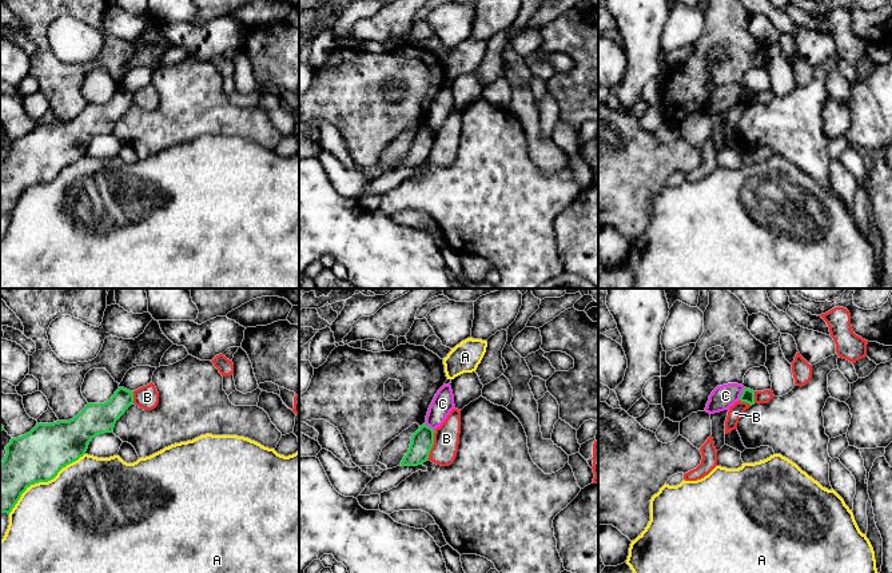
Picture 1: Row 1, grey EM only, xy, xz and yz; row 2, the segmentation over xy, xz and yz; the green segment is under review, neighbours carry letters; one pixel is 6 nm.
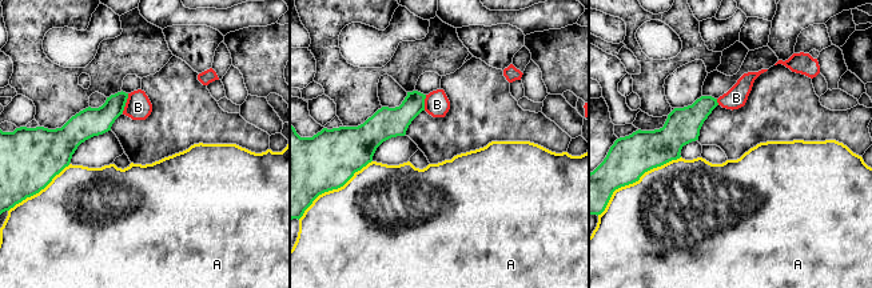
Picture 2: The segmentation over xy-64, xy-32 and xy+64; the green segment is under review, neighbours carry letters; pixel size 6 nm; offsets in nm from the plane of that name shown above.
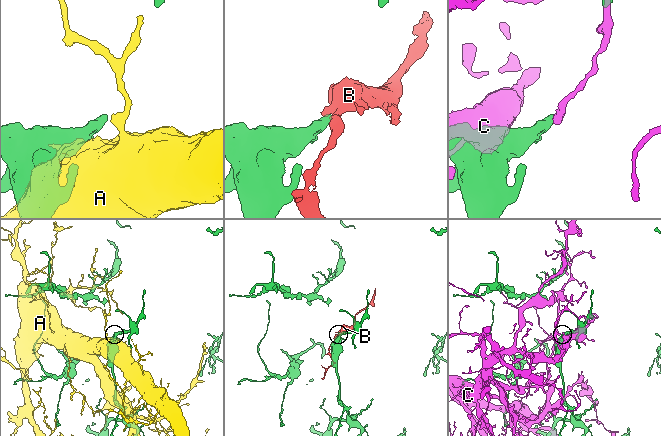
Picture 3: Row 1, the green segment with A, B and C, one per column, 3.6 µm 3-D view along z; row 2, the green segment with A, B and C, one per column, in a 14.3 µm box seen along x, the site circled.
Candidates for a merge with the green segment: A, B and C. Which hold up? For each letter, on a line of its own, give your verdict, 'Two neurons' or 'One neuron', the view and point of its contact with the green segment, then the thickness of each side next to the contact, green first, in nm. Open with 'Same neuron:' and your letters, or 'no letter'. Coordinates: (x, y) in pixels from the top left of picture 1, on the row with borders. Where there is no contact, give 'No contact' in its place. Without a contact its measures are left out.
Same neuron: no letter
A: Two neurons. Touches green at xy (43, 481). Thickness 300 nm (green) against 480 nm
B: Two neurons. Touches green at xz (433, 444). Thickness 140 nm (green) against 160 nm
C: Two neurons. Touches green at yz (741, 394). Thickness 80 nm (green) against 140 nm

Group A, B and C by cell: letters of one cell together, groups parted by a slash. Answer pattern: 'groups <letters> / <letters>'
groups A / B / C

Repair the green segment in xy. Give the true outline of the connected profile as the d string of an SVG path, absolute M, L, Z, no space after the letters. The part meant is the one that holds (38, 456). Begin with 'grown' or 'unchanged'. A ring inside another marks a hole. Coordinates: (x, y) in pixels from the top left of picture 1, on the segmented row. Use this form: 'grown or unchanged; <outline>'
unchanged; M119 387L109 401L87 403L69 421L37 423L29 433L12 438L5 446L7 454L0 463L0 513L9 514L31 485L53 480L63 467L83 457L96 435L112 433L116 421L131 405L134 405L134 391Z

